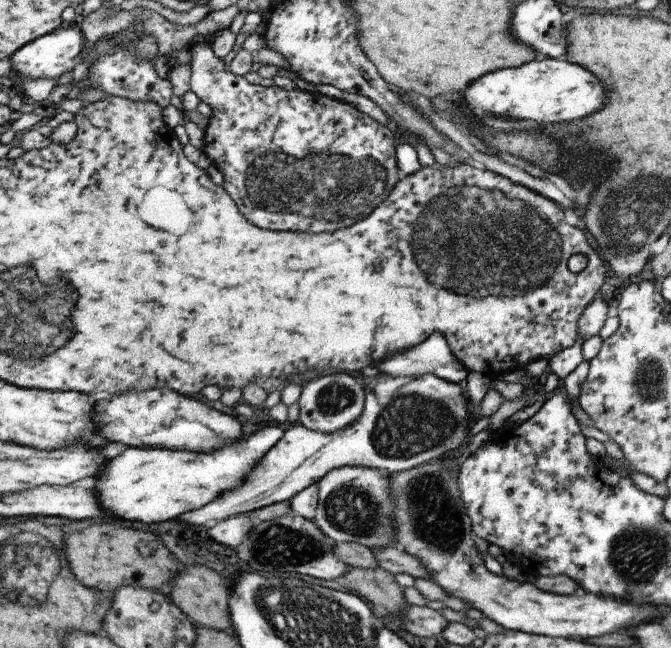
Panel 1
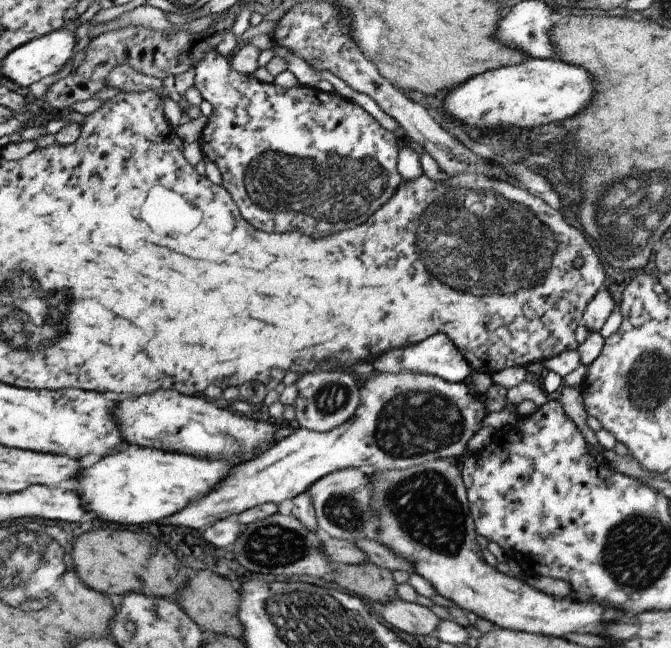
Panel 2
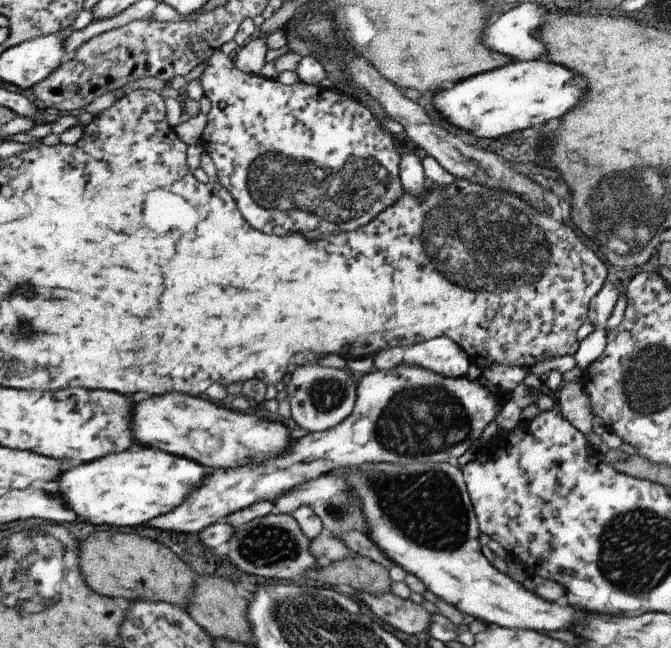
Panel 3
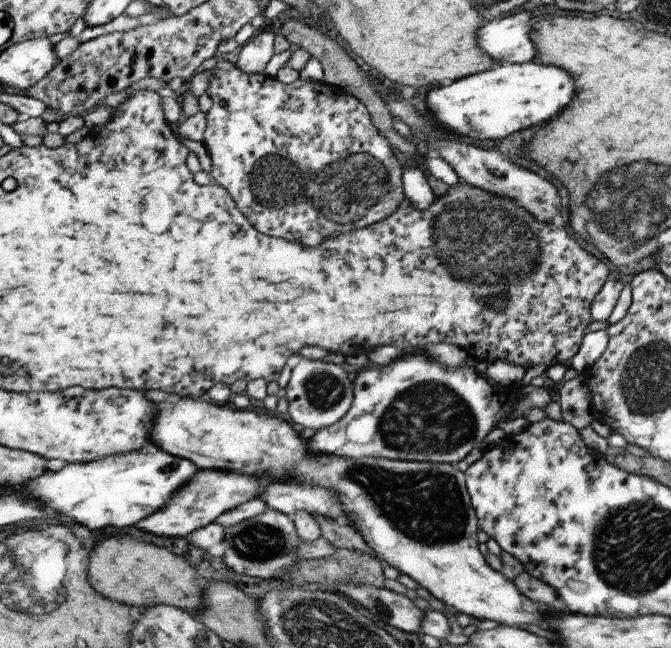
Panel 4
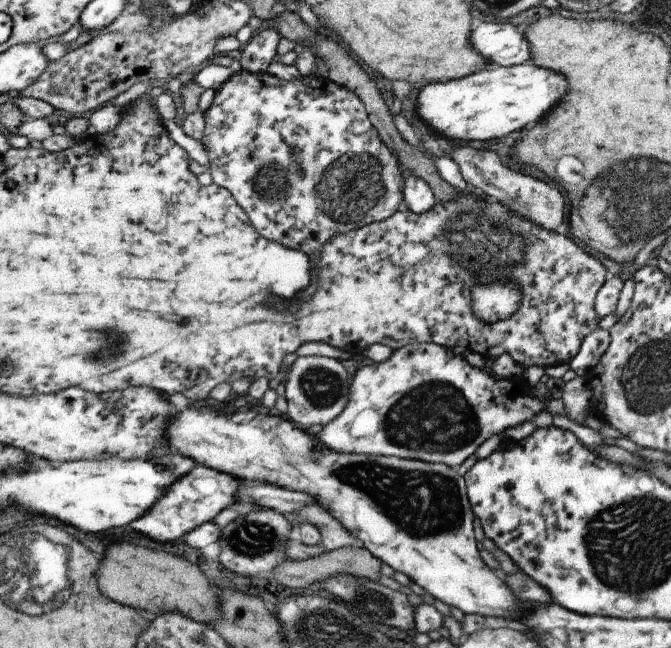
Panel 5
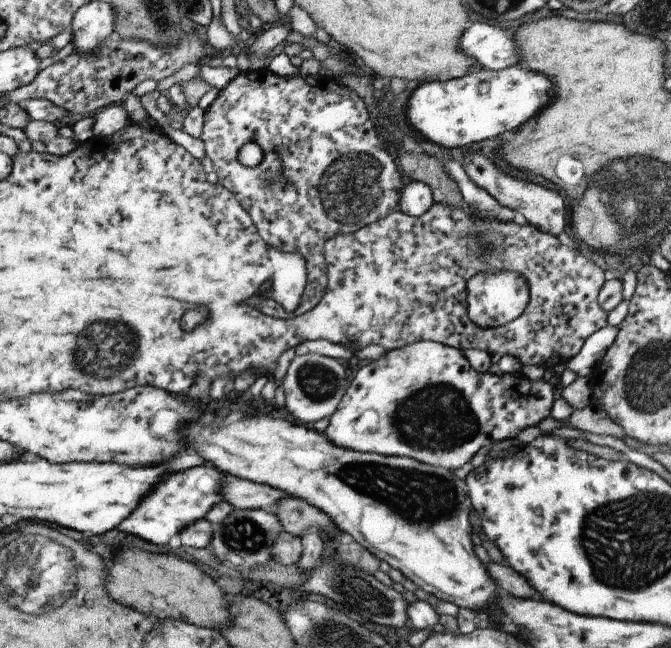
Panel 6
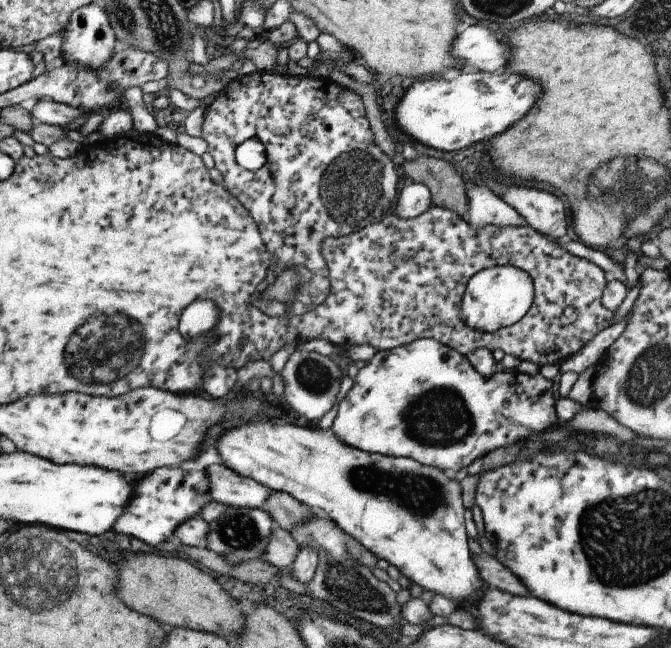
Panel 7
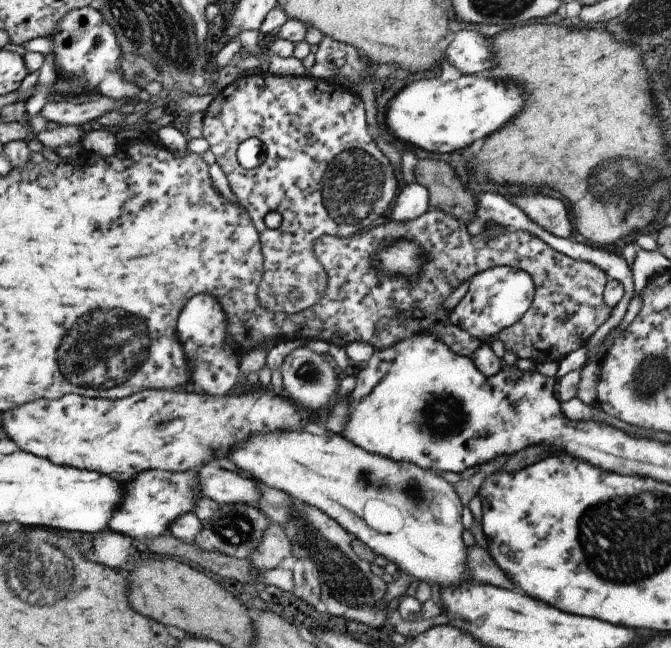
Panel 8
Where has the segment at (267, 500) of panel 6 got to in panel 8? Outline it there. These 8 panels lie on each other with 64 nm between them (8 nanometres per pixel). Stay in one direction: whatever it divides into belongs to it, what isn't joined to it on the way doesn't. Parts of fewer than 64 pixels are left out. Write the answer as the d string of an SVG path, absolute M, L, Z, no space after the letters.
M210 462L198 470L199 490L202 496L224 503L256 504L260 496L258 482L242 473L231 472Z

